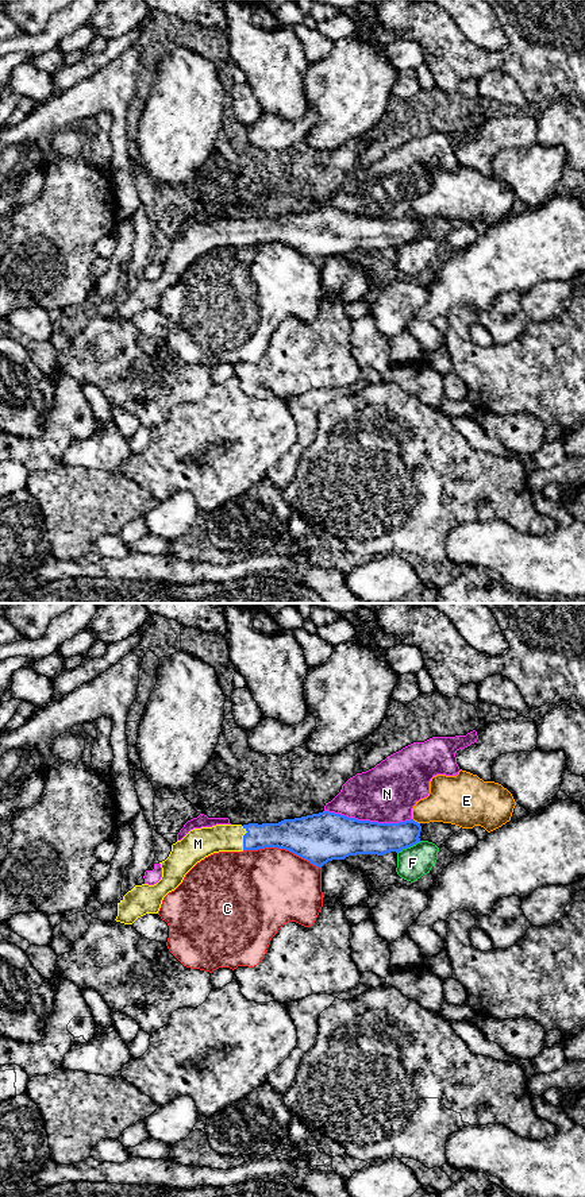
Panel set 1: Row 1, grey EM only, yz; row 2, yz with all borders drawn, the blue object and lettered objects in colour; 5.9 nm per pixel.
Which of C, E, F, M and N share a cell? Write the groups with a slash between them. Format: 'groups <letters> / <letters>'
groups C / E / F / M / N

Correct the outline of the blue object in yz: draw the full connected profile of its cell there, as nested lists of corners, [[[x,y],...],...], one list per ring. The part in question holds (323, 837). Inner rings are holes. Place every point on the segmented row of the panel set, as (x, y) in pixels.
[[[330,811],[278,823],[193,829],[173,843],[169,857],[159,862],[162,877],[157,884],[135,885],[123,896],[115,920],[132,924],[146,914],[158,914],[163,897],[182,883],[197,862],[213,853],[278,847],[322,868],[328,861],[349,856],[399,853],[420,842],[420,831],[420,823],[413,819],[378,823]]]

